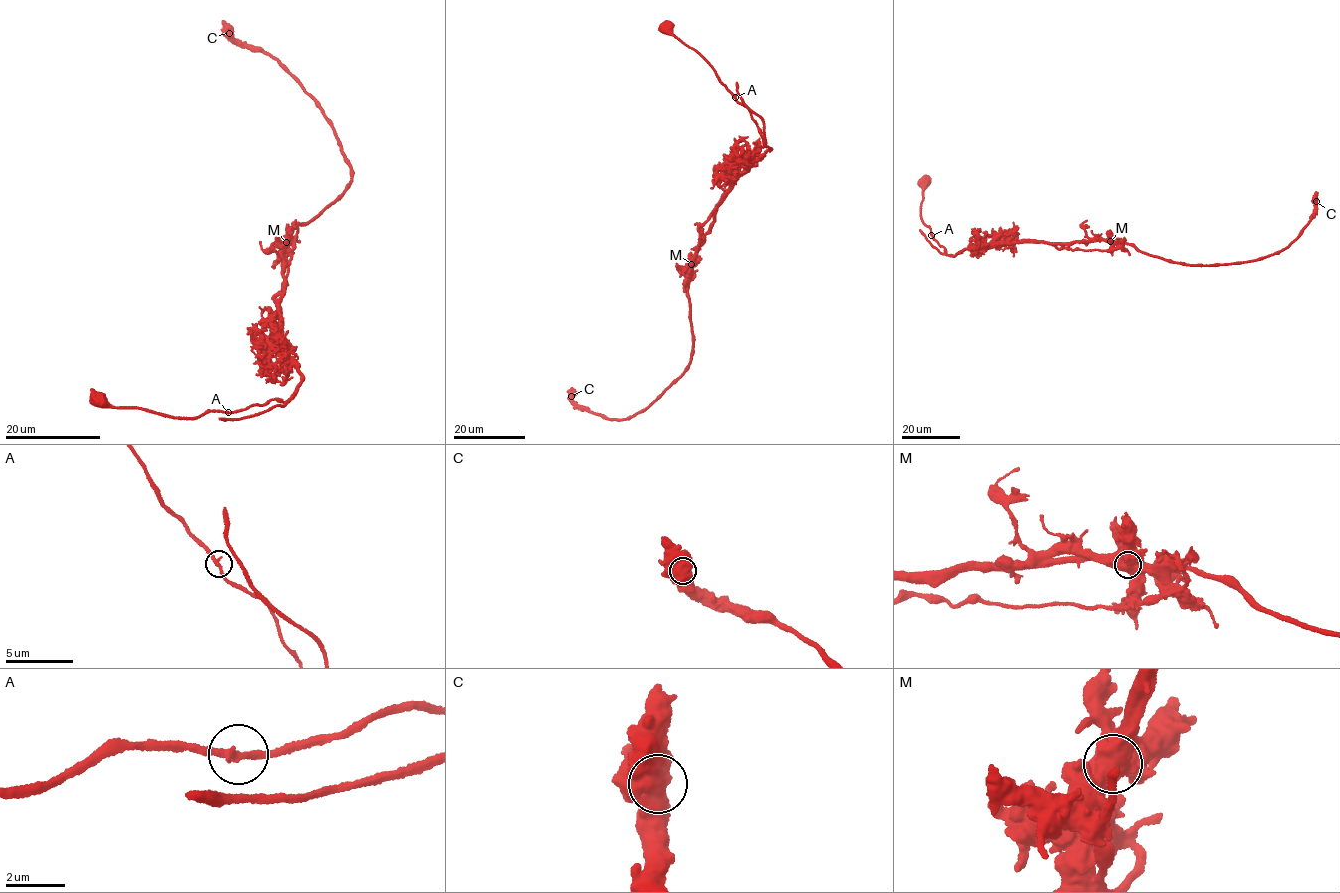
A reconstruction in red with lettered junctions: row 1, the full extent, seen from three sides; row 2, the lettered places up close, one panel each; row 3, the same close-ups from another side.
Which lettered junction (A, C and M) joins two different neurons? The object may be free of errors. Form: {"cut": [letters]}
{"cut": ["M"]}

